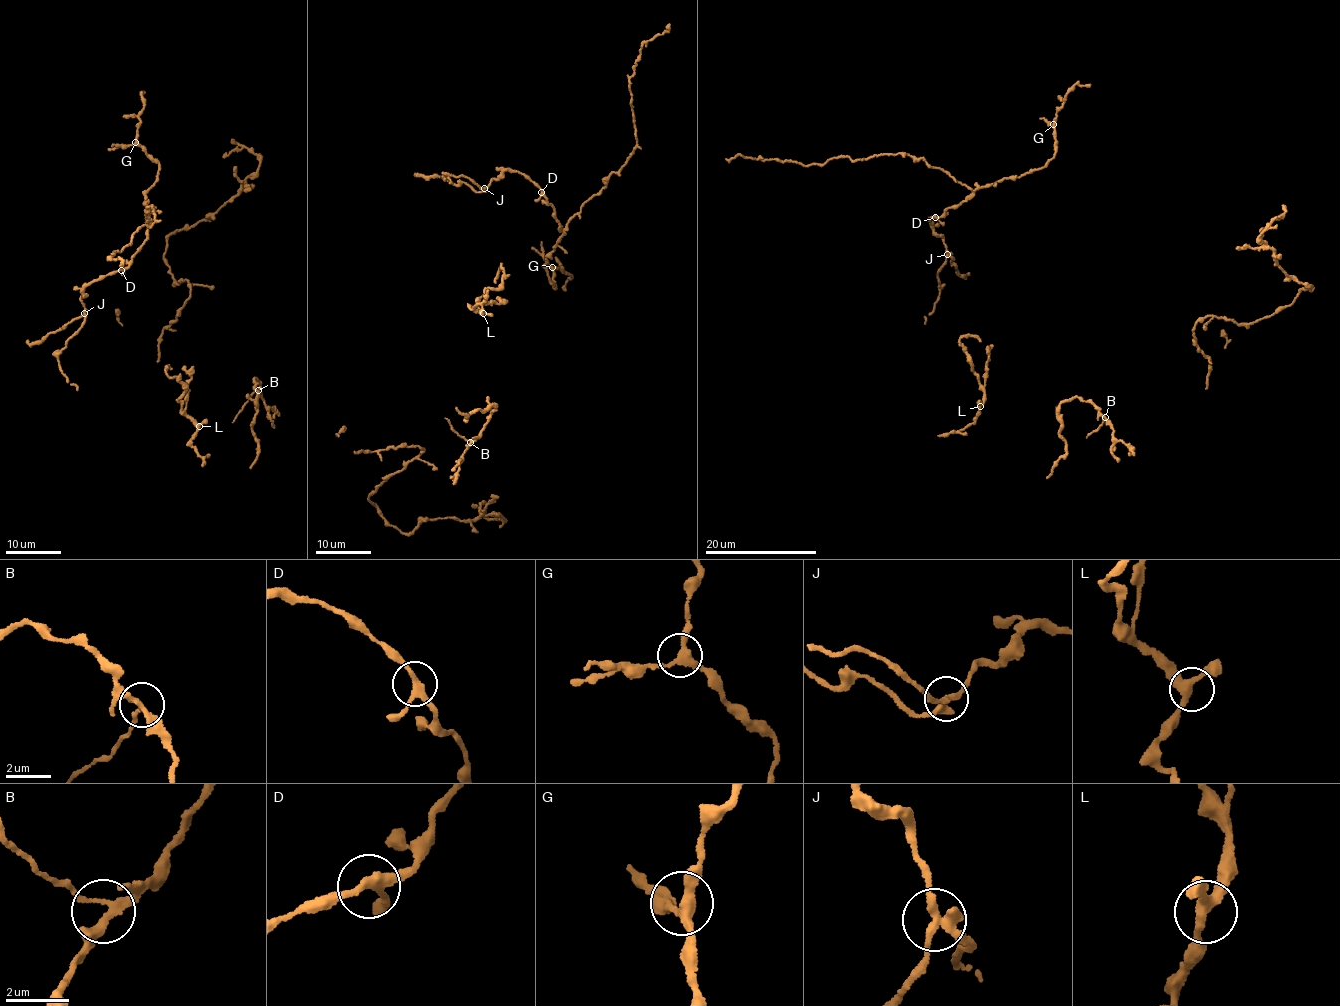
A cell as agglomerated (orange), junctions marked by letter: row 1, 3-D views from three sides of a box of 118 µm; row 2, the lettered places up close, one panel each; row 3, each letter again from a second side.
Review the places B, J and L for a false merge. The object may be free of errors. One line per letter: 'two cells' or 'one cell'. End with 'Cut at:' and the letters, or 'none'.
B: one cell
J: two cells
L: one cell
Cut at: J

